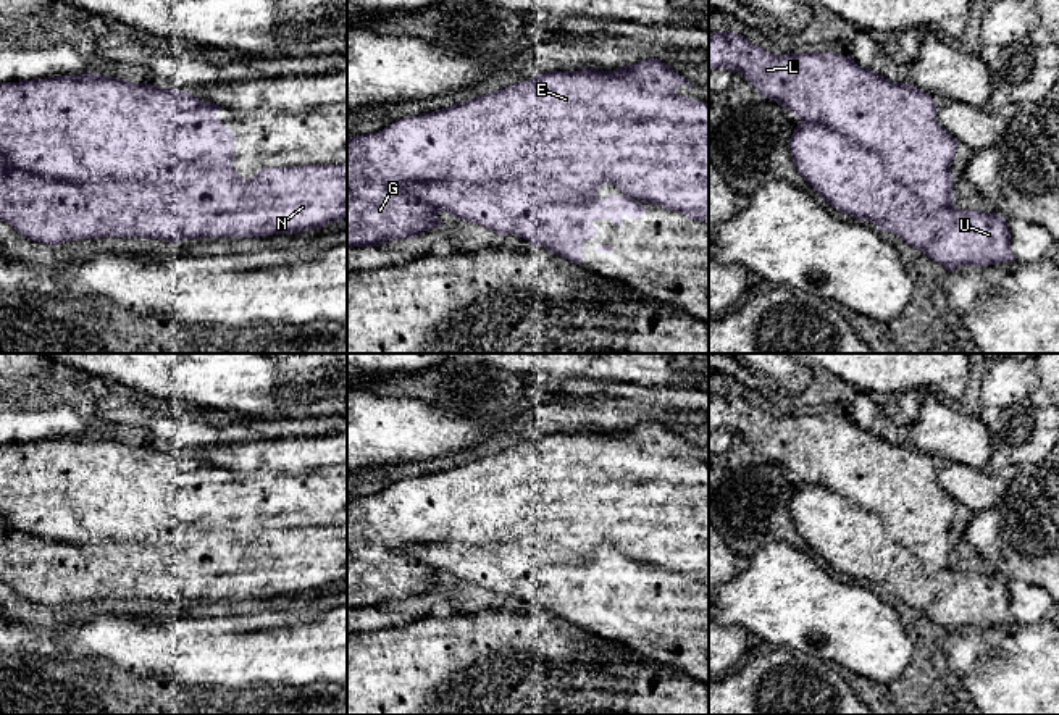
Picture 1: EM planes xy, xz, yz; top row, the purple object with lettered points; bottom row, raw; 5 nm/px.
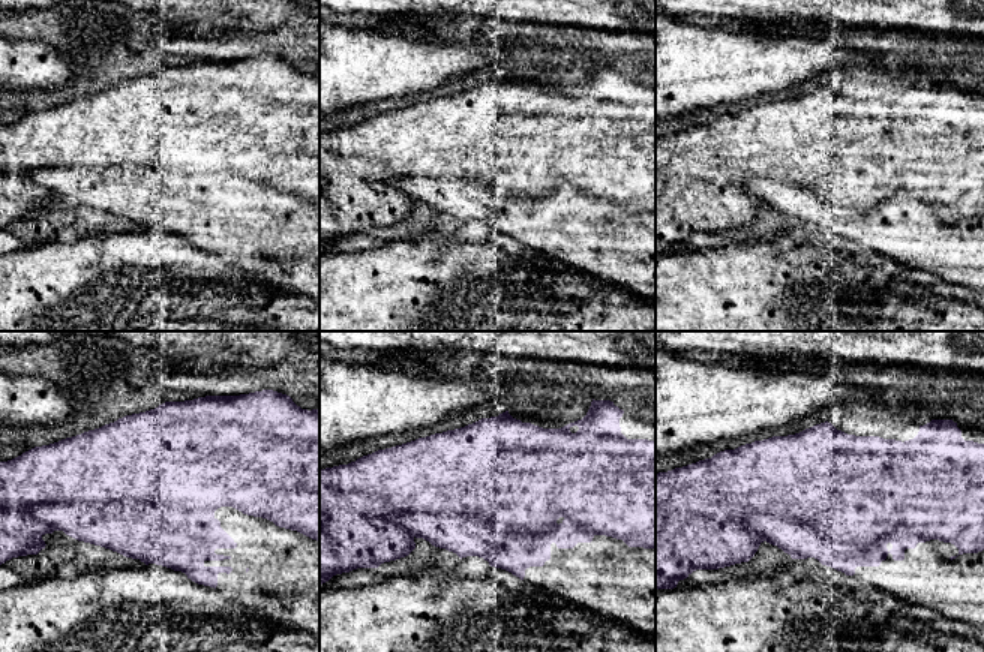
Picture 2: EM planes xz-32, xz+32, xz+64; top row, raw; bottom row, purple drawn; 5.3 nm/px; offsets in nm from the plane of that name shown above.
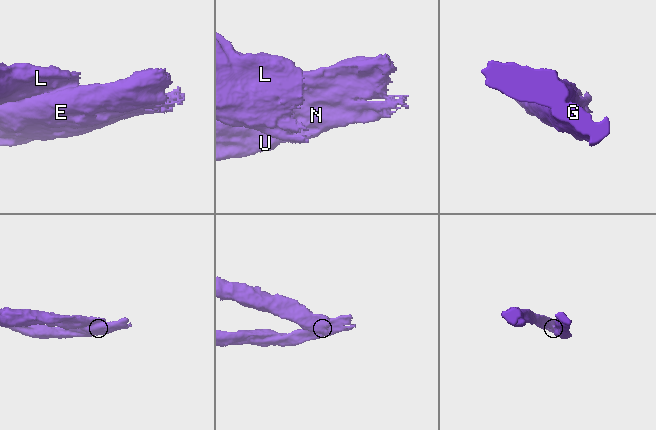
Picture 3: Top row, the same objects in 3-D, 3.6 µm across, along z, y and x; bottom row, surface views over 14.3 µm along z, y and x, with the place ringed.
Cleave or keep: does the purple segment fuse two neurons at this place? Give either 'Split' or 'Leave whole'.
Split

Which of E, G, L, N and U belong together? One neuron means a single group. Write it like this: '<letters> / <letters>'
E G N U / L

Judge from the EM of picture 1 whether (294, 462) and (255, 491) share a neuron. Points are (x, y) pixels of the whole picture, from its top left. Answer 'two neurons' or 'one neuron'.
two neurons

